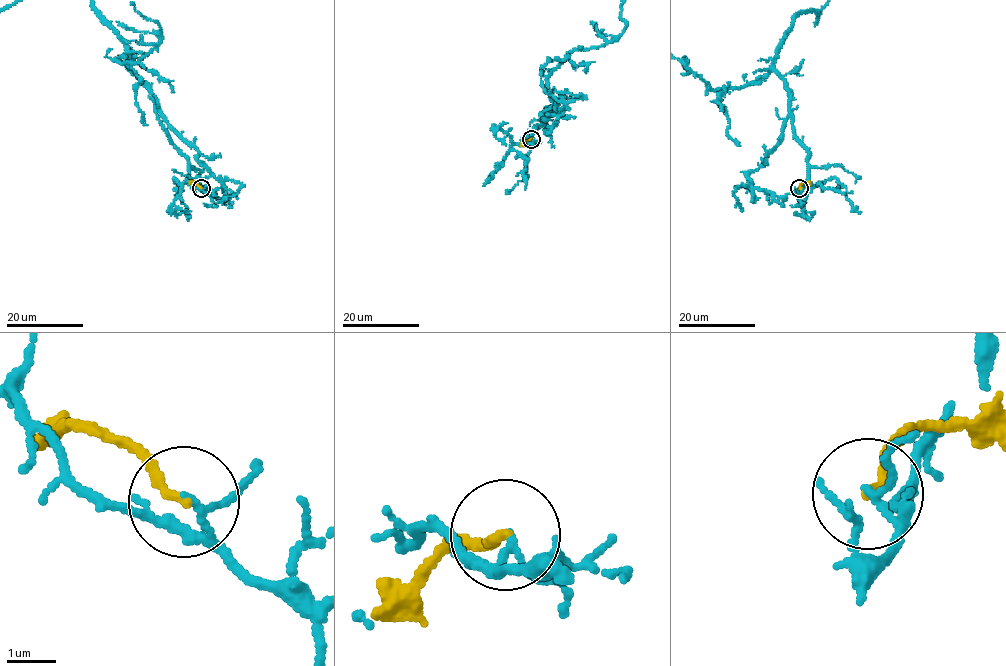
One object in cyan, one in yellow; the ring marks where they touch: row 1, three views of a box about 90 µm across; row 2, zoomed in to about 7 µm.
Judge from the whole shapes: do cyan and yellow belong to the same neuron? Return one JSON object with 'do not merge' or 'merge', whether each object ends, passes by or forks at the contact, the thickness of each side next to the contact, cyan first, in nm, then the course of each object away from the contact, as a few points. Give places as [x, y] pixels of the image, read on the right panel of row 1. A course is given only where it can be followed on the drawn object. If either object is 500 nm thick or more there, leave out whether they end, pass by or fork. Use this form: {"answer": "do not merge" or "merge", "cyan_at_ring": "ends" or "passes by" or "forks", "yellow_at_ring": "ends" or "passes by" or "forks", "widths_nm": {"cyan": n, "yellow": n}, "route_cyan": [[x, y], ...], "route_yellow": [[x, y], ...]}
{"answer": "do not merge", "cyan_at_ring": "passes by", "yellow_at_ring": "ends", "widths_nm": {"cyan": 100, "yellow": 180}, "route_yellow": [[798, 188], [803, 183], [810, 185]]}

